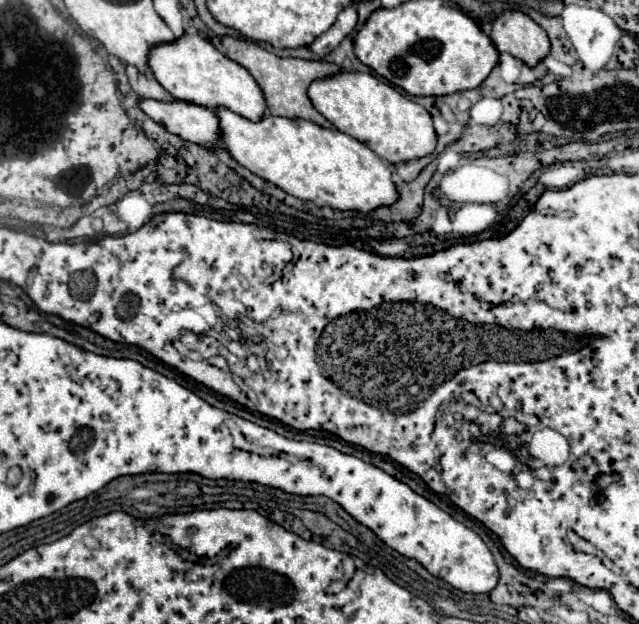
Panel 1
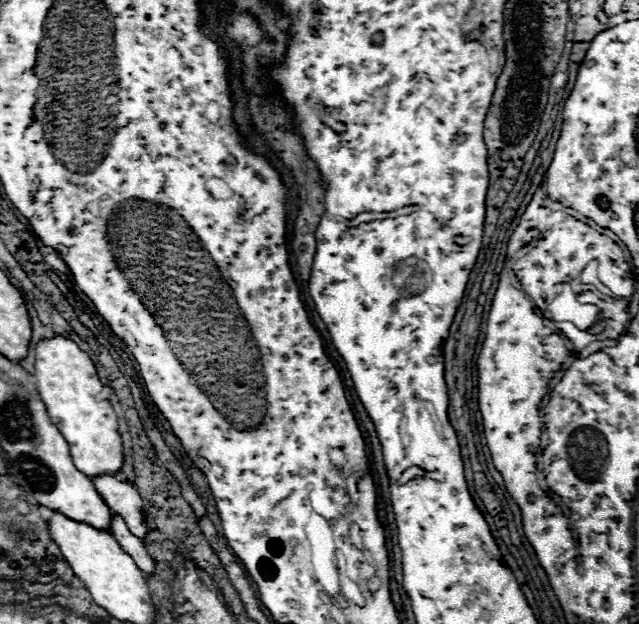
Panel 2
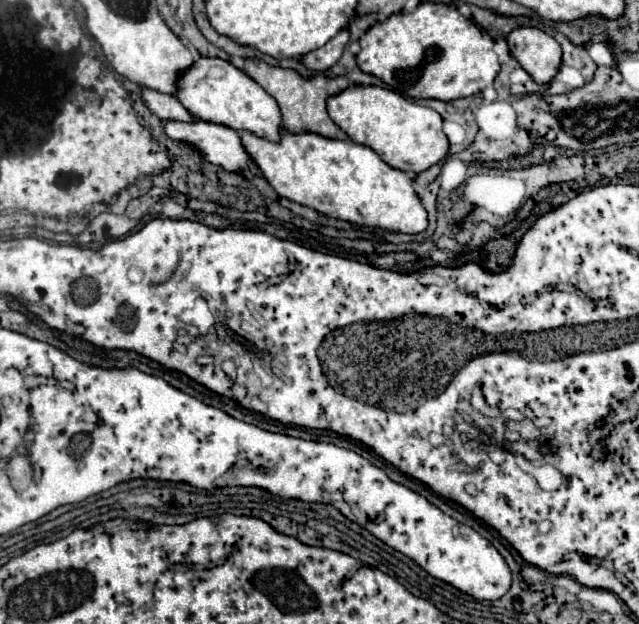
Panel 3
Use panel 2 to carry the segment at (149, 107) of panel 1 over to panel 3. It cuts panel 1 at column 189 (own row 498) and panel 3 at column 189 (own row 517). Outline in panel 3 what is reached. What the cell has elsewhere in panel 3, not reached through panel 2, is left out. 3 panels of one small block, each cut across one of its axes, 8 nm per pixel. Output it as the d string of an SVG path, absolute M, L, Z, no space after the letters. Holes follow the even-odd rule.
M164 120L164 132L172 140L180 140L186 144L196 146L204 158L216 166L222 166L230 172L240 172L248 164L248 154L240 142L240 136L236 130L194 120L194 122L178 122L178 120Z

